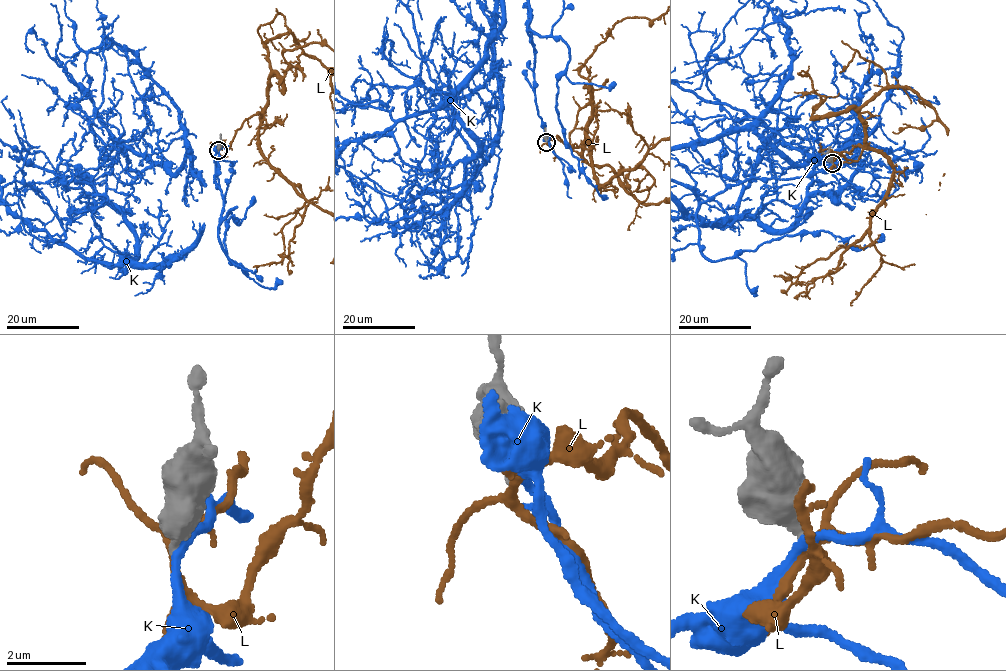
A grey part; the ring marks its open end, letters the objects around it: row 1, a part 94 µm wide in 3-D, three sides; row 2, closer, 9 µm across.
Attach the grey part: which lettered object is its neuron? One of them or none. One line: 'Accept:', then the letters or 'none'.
Accept: none

